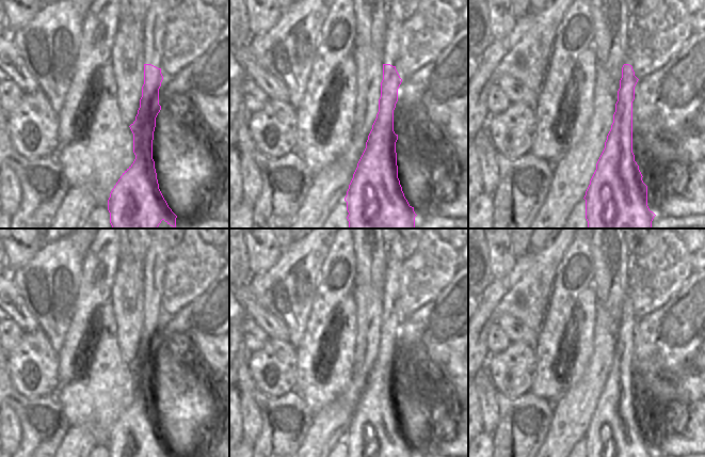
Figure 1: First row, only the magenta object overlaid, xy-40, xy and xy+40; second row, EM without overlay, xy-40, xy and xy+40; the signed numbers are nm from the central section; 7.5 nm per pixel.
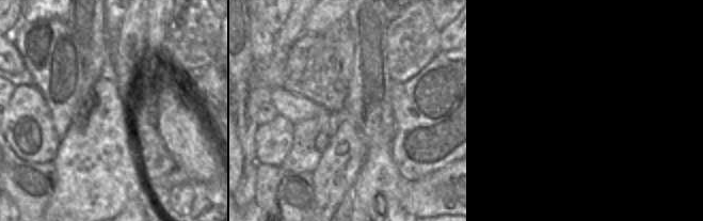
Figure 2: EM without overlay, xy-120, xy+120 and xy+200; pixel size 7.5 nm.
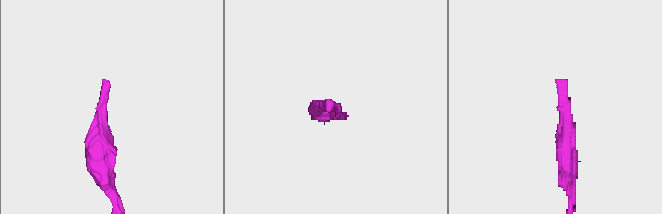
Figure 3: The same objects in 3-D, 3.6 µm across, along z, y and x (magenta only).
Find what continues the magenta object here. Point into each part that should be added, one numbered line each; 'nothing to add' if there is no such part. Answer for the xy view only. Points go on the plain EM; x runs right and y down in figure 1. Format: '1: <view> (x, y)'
1: xy (396, 252)

